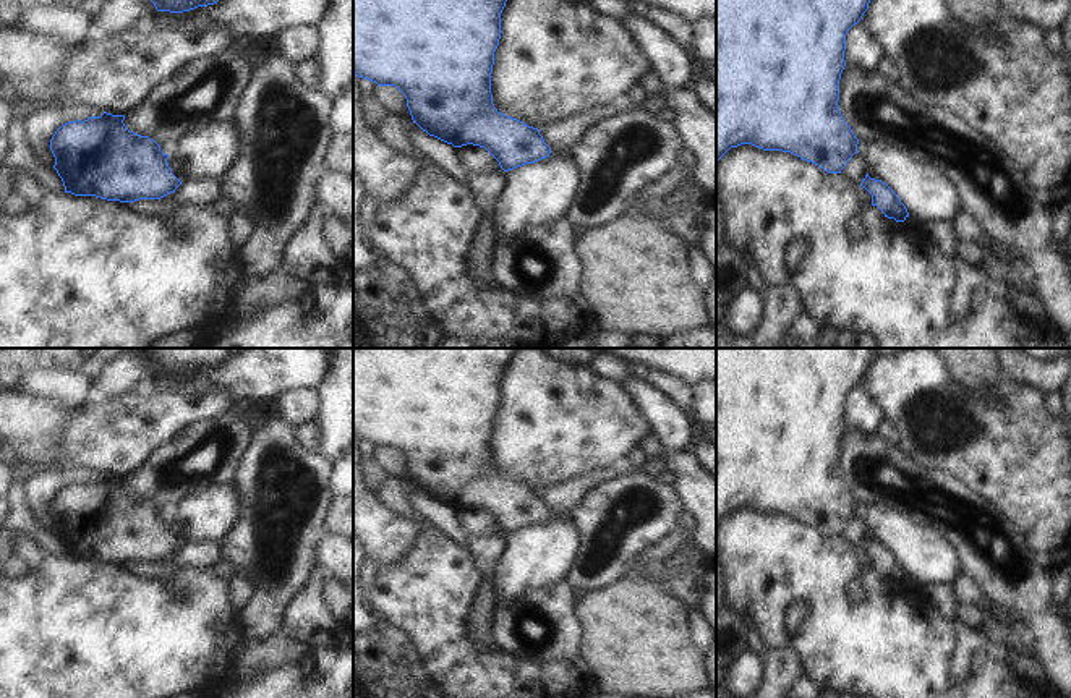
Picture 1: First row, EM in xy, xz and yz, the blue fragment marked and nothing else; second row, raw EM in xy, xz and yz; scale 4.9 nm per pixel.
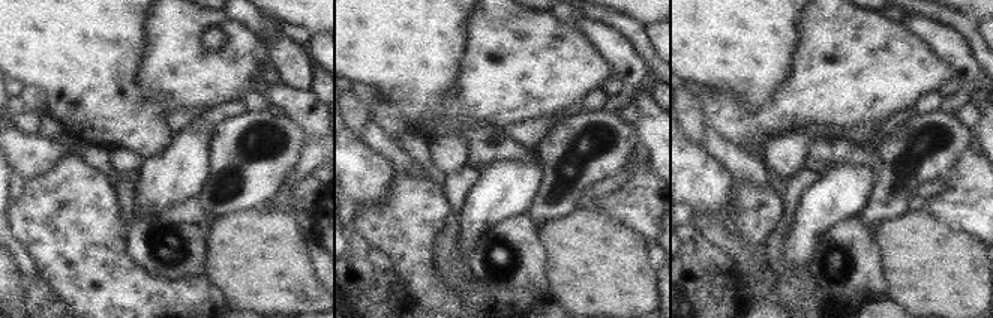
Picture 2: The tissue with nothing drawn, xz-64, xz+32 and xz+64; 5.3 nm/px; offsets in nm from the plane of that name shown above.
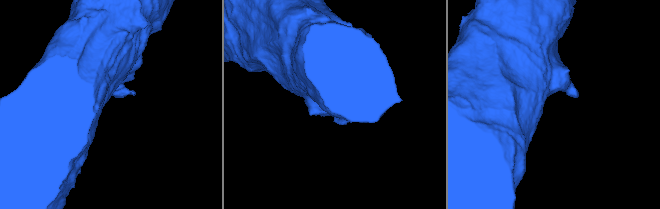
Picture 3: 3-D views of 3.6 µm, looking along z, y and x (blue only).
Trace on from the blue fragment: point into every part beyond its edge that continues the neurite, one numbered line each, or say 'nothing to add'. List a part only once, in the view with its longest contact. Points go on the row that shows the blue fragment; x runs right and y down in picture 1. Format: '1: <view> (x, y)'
nothing to add

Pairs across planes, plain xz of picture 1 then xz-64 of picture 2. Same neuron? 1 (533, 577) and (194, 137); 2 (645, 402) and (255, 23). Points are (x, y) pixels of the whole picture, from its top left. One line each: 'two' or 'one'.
1: one
2: two

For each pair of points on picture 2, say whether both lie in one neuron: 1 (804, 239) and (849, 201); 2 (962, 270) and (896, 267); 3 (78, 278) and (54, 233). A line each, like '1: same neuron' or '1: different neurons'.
1: same neuron
2: same neuron
3: same neuron

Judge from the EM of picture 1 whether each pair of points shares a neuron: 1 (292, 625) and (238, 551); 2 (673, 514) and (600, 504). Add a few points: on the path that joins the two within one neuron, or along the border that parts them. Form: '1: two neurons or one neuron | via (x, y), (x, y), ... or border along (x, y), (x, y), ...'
1: two neurons | border along (305, 580), (305, 585), (284, 609), (281, 630)
2: one neuron | via (658, 494), (647, 485), (631, 485), (619, 493)

